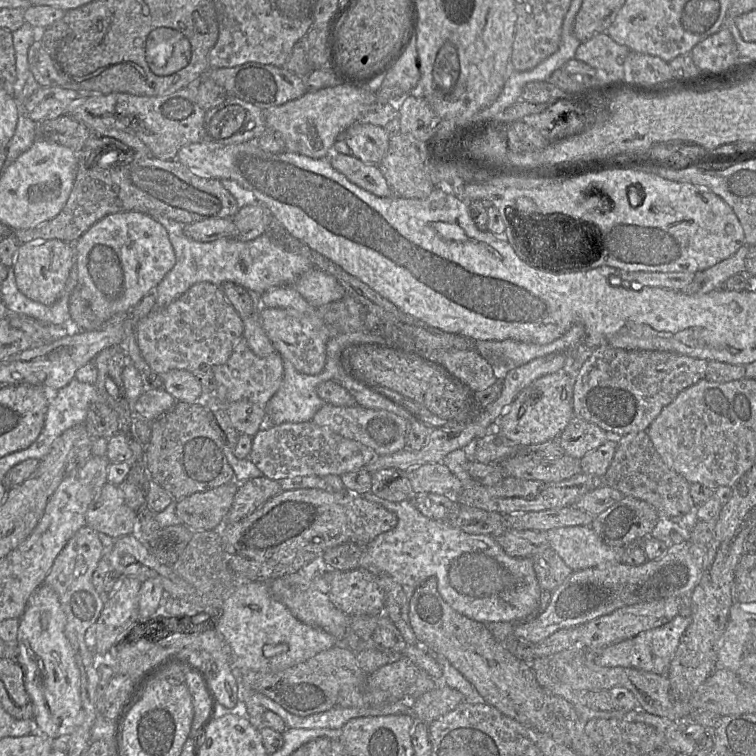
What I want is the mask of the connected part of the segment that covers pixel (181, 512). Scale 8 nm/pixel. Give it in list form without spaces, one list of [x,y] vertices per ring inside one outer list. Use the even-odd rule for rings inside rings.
[[[231,481],[194,493],[177,501],[176,514],[181,523],[193,531],[218,529],[229,512],[237,491],[238,484]]]

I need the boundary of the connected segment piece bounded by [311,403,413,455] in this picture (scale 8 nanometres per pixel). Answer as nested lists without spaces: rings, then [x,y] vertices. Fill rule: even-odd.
[[[325,403],[311,421],[319,426],[329,427],[333,432],[345,438],[356,440],[370,447],[377,455],[387,455],[405,448],[409,424],[413,419],[405,419],[387,410],[364,408],[358,404],[344,407]]]

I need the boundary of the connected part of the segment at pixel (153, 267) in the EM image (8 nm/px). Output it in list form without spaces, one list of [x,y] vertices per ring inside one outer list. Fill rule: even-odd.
[[[137,211],[118,212],[103,217],[73,242],[73,248],[80,294],[95,316],[104,322],[116,315],[125,314],[143,297],[152,293],[176,261],[165,227],[153,217]]]

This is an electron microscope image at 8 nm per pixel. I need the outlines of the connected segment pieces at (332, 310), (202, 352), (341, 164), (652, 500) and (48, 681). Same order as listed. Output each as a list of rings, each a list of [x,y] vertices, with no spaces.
[[[349,295],[343,299],[316,307],[311,312],[301,313],[292,308],[261,308],[259,310],[262,327],[283,359],[288,359],[303,374],[316,375],[323,371],[326,360],[327,342],[338,333],[366,330],[375,337],[390,332],[386,320],[365,326],[365,306]]]
[[[201,282],[190,287],[167,307],[153,309],[140,319],[136,326],[136,340],[143,358],[152,371],[161,375],[172,369],[194,372],[202,366],[214,367],[224,364],[243,335],[243,323],[244,320],[227,300],[220,286]]]
[[[331,153],[328,158],[334,169],[344,174],[357,186],[376,196],[394,196],[378,165],[364,163],[350,153]]]
[[[646,431],[613,437],[617,447],[611,465],[603,477],[604,485],[620,491],[626,497],[646,501],[655,508],[659,517],[670,519],[695,511],[690,483],[665,464]]]
[[[47,584],[40,585],[31,595],[19,622],[19,664],[24,671],[26,691],[33,703],[37,733],[50,739],[67,737],[83,719],[80,670],[65,634],[66,615],[55,590]]]

